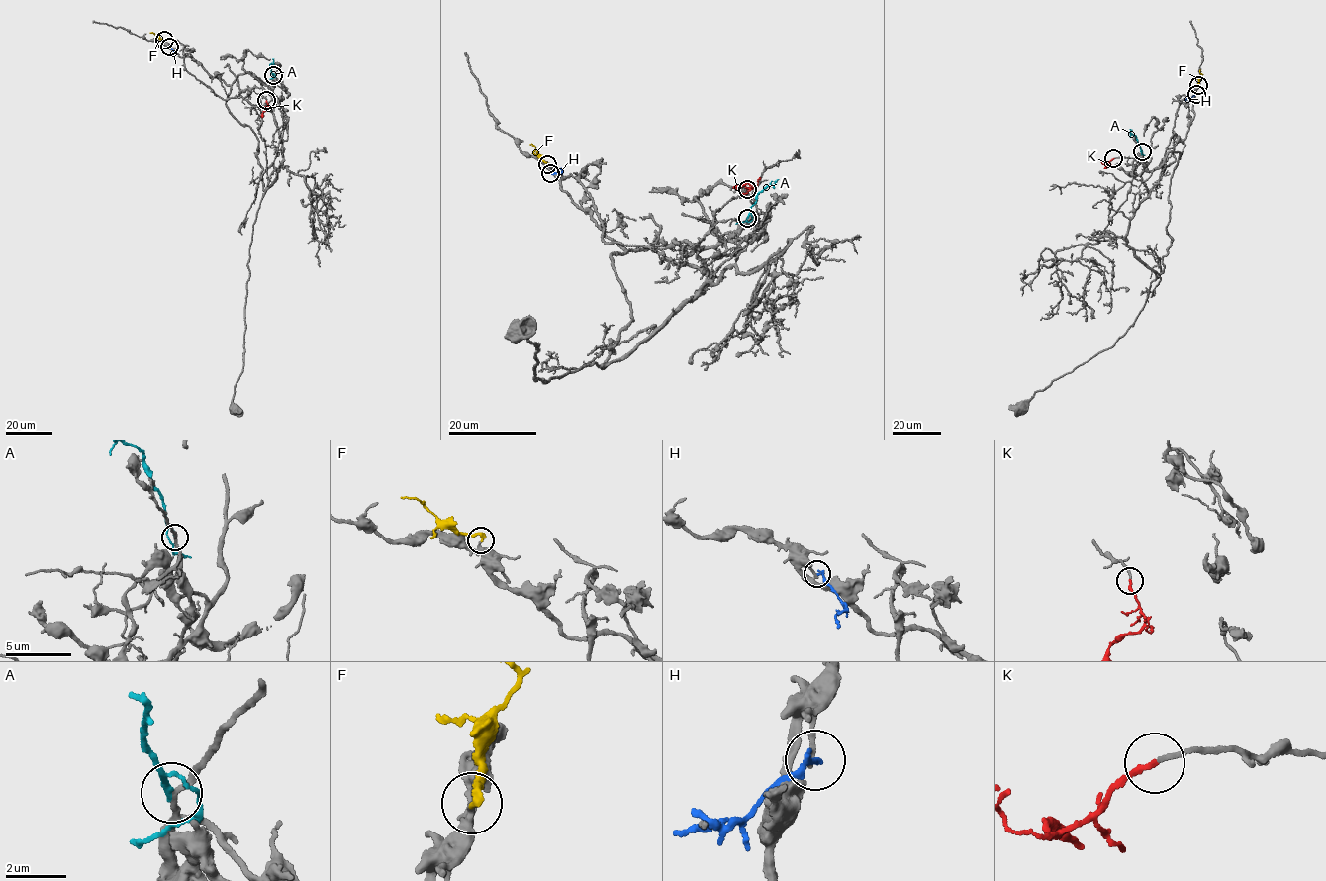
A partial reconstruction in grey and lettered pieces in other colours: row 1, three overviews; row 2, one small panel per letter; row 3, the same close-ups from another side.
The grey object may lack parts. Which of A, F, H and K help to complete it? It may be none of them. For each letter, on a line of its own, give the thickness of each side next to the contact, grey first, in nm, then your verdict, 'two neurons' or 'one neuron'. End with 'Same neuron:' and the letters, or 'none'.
A: calibres 190 and 180 nm; two neurons
F: calibres 220 and 240 nm; two neurons
H: calibres 180 and 220 nm; two neurons
K: calibres 150 and 200 nm; one neuron
Same neuron: K

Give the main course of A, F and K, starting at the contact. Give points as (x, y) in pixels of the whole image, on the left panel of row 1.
A: (273, 75), (269, 64), (273, 58)
F: (164, 40), (150, 32)
K: (266, 100), (268, 109), (262, 113), (262, 118)

